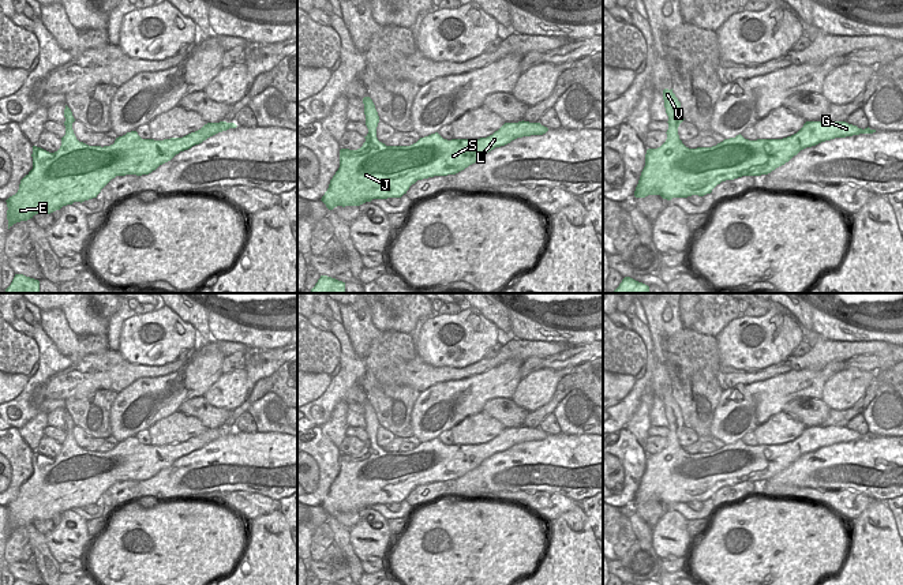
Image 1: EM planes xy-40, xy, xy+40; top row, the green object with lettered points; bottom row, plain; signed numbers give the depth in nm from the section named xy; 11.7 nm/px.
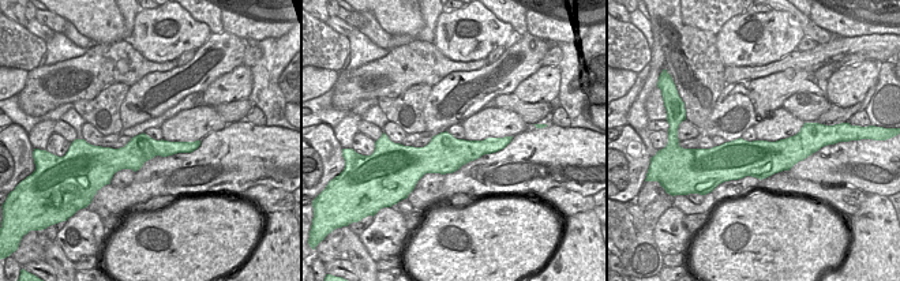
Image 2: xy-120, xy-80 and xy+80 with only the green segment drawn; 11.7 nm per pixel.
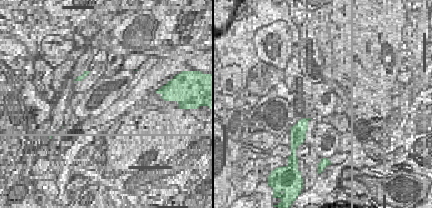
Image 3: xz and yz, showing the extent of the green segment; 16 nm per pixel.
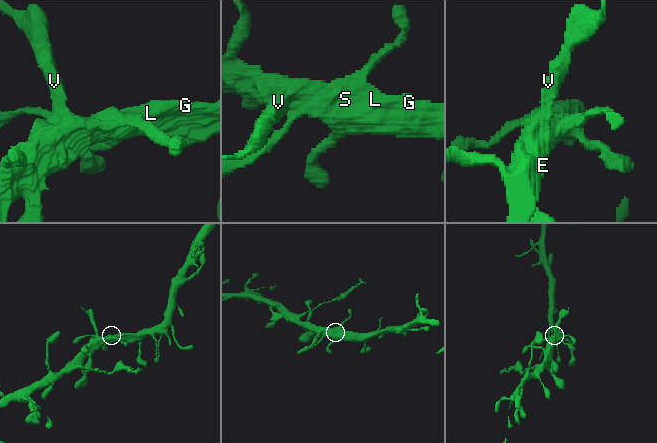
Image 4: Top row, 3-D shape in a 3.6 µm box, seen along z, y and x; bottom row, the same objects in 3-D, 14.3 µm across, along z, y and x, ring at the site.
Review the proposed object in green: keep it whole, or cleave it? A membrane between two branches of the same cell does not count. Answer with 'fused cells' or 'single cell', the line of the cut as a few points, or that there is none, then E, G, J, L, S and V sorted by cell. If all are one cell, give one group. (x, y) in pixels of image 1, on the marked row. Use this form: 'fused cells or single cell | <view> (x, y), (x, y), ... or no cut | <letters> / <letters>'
single cell | no cut | E G J L S V

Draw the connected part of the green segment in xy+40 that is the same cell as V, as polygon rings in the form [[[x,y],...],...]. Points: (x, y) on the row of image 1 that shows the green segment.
[[[672,89],[663,90],[663,100],[668,116],[667,139],[660,147],[647,150],[645,166],[634,191],[636,198],[660,195],[663,199],[671,200],[672,198],[687,198],[692,195],[704,196],[711,194],[722,181],[734,180],[742,176],[768,175],[788,162],[806,147],[835,138],[876,132],[876,130],[870,130],[869,127],[862,130],[846,121],[806,121],[797,134],[783,139],[749,140],[739,134],[735,138],[724,139],[712,147],[689,149],[682,143],[678,135],[678,127],[685,119],[681,102],[672,93]]]

